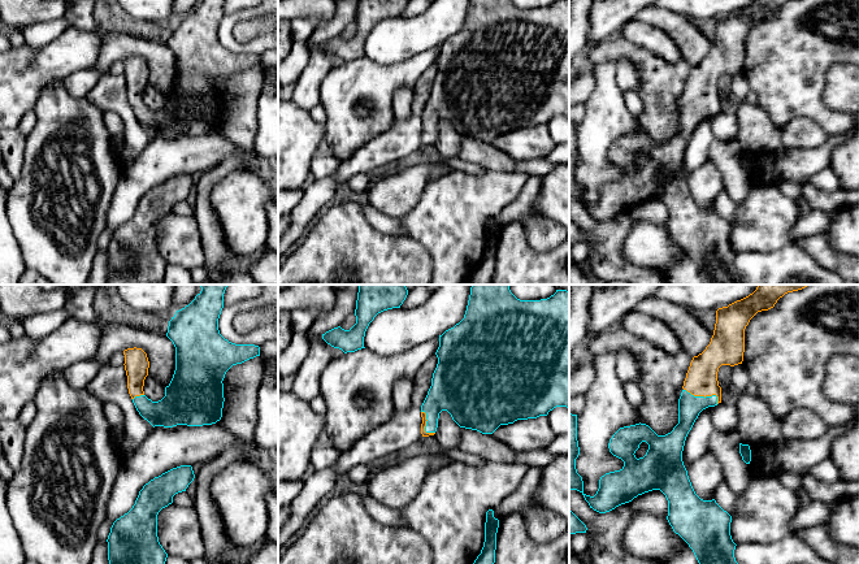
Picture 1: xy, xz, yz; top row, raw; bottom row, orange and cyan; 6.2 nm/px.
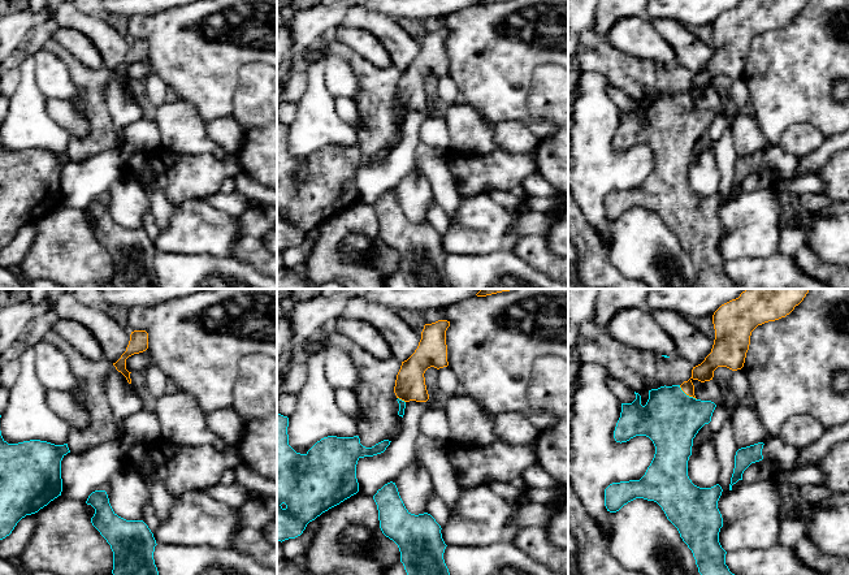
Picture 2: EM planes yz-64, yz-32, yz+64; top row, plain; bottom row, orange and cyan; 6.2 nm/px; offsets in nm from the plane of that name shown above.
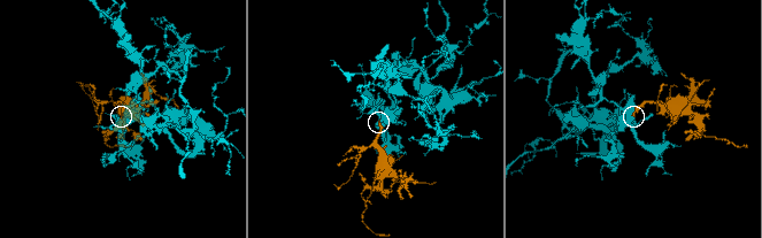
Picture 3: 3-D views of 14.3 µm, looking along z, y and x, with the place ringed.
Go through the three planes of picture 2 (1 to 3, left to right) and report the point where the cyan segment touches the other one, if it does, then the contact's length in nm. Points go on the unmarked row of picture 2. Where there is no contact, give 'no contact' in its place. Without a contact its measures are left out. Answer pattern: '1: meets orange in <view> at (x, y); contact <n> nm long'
1: no contact
2: meets orange in yz-32 at (402, 108); contact 60 nm long
3: meets orange in yz+64 at (687, 103); contact 140 nm long

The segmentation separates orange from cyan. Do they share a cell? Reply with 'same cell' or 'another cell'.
same cell

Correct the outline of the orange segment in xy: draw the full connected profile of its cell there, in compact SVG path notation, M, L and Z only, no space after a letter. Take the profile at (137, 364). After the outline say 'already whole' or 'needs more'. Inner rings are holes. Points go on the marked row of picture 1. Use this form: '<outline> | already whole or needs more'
M201 285L201 291L169 321L166 337L175 347L175 370L165 396L152 402L144 395L149 361L142 348L127 348L127 389L139 415L153 428L203 426L221 420L224 378L237 364L260 356L255 344L235 344L218 330L224 294L229 285Z | needs more

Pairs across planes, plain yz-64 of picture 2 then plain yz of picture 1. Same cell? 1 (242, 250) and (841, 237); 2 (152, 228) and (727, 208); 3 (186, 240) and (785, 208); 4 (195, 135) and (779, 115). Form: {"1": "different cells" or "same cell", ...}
{"1": "different cells", "2": "same cell", "3": "same cell", "4": "different cells"}

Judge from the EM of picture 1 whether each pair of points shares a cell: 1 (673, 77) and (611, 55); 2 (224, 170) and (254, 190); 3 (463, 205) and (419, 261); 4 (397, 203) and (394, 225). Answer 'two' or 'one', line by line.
1: one
2: two
3: two
4: two

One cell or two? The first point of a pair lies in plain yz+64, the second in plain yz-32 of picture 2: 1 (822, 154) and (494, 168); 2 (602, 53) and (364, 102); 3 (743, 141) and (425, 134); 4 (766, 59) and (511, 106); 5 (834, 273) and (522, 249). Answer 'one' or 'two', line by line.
1: one
2: one
3: two
4: one
5: one

